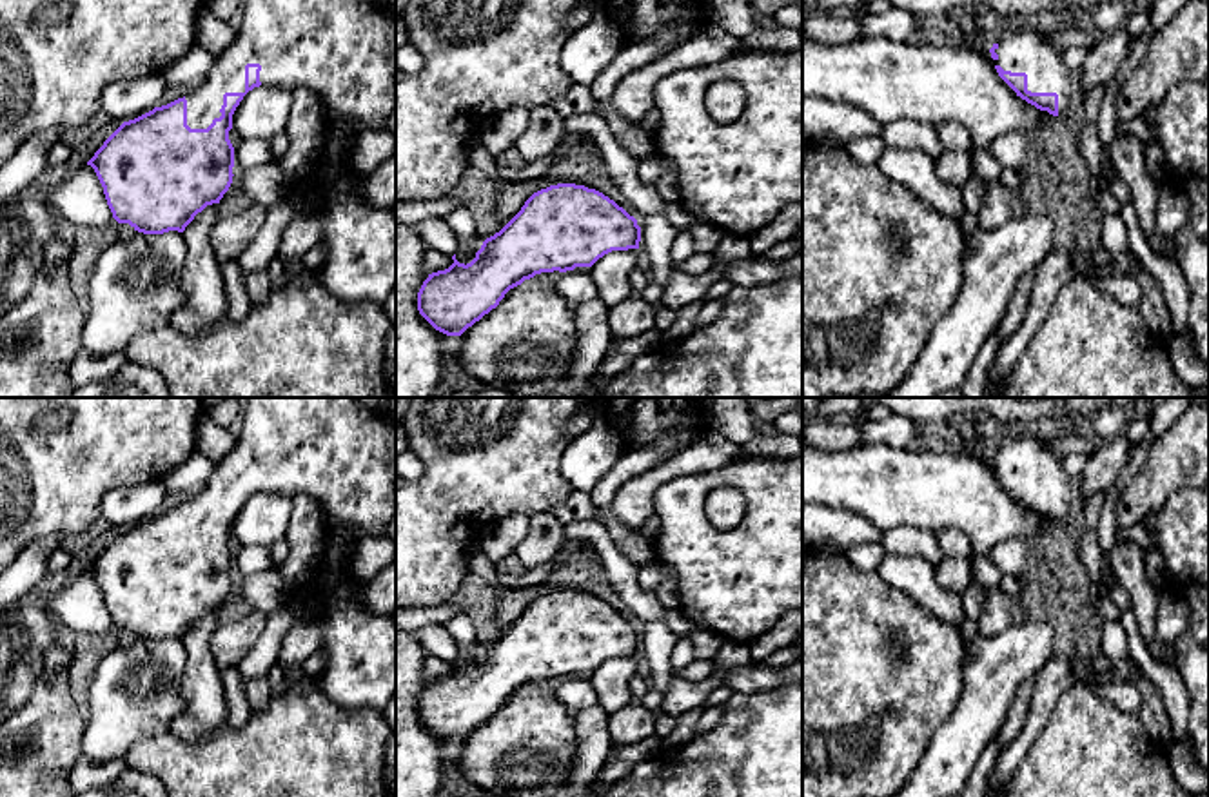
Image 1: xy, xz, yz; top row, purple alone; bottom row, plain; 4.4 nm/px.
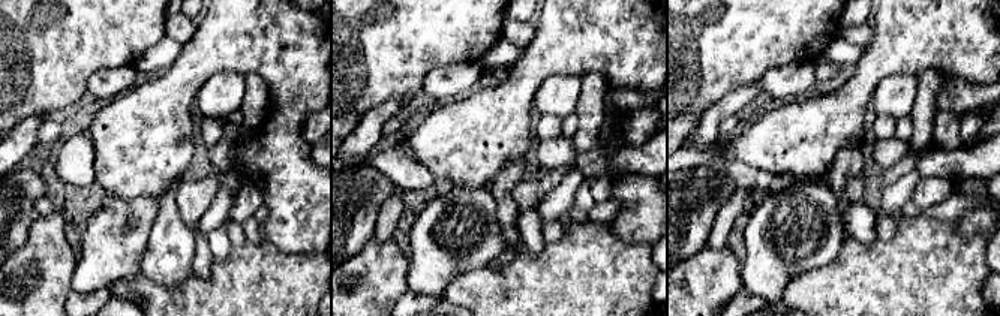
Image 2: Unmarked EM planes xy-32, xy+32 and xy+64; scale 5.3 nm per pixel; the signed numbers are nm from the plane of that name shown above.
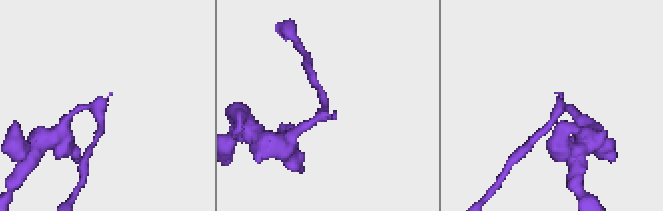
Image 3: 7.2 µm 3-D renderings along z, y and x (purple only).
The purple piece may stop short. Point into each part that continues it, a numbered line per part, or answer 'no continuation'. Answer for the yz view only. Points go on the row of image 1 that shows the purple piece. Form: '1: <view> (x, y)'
1: yz (1022, 48)

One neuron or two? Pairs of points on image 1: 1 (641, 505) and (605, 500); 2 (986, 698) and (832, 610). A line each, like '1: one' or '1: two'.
1: two
2: two

